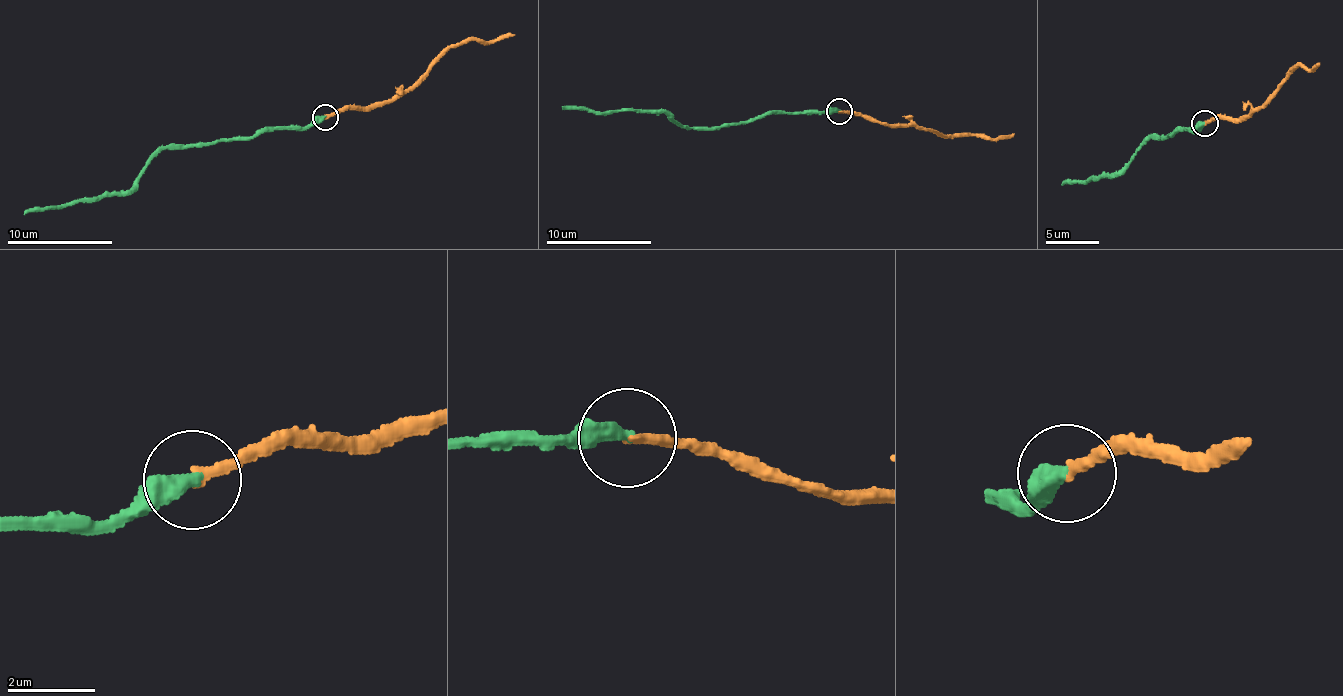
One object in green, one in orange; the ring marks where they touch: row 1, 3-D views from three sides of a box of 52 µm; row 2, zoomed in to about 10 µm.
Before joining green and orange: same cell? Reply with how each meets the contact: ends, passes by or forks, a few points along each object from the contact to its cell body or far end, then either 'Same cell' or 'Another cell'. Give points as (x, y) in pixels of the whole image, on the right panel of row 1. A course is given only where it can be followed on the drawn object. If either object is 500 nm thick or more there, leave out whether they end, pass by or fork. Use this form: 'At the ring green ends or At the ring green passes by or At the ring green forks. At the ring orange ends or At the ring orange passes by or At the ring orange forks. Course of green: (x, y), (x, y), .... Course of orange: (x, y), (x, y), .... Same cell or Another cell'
At the ring green ends. At the ring orange ends. Course of green: (1205, 124), (1201, 123), (1195, 130), (1177, 127), (1170, 137), (1151, 137), (1130, 161), (1113, 174), (1063, 184). Course of orange: (1205, 124), (1219, 118), (1248, 118), (1265, 105), (1290, 71), (1300, 64), (1315, 70), (1317, 65). Same cell

